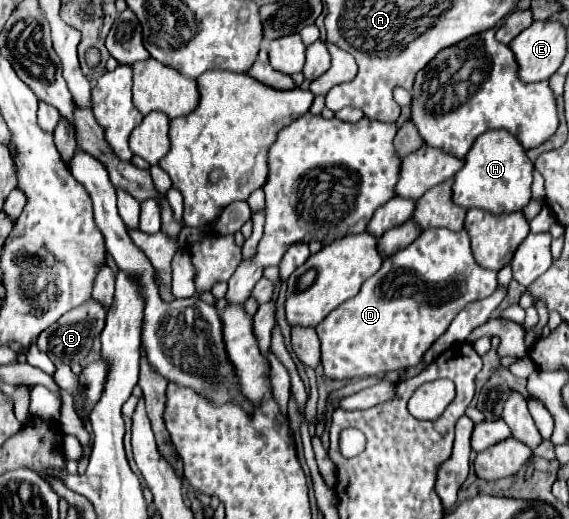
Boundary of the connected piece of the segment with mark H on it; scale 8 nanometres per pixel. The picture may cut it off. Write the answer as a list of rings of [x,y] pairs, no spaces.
[[[503,129],[487,131],[473,143],[465,155],[463,169],[455,175],[453,203],[465,209],[483,209],[493,215],[521,211],[531,199],[531,181],[533,163],[527,159],[521,143]]]

